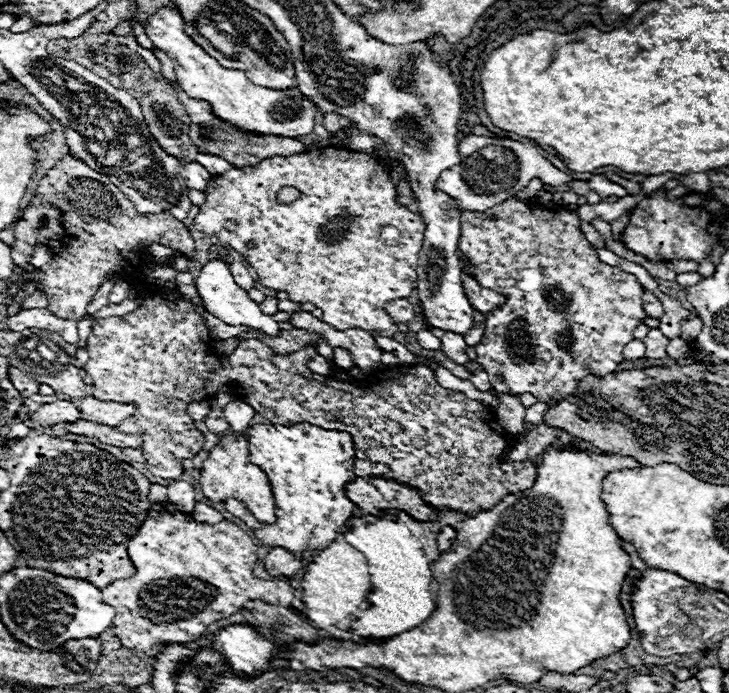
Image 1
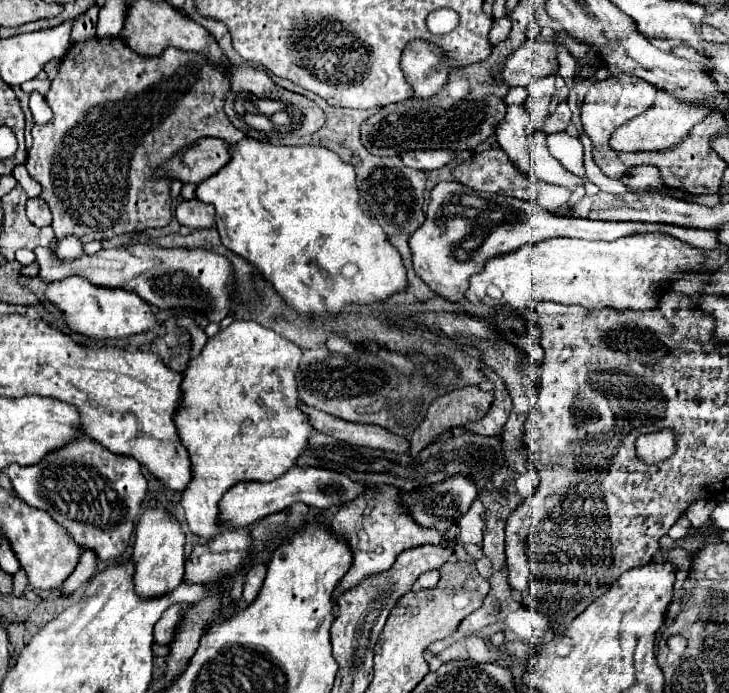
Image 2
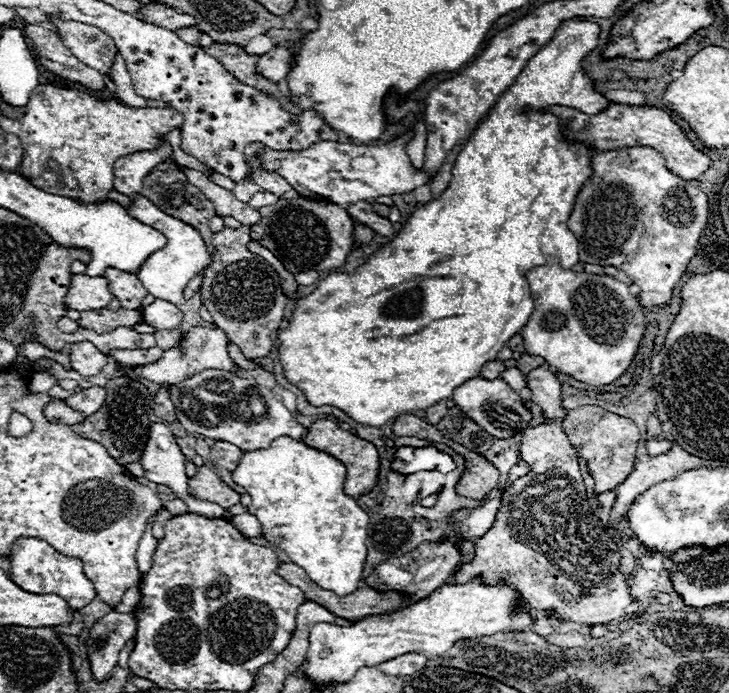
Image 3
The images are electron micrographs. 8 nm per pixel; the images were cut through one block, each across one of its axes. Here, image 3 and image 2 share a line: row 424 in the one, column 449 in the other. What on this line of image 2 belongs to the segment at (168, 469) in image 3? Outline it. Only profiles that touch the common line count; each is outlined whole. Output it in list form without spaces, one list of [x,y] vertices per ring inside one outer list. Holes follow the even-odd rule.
[[[420,150],[420,152],[406,152],[404,164],[414,170],[430,172],[436,168],[452,166],[456,160],[456,154],[450,150]]]

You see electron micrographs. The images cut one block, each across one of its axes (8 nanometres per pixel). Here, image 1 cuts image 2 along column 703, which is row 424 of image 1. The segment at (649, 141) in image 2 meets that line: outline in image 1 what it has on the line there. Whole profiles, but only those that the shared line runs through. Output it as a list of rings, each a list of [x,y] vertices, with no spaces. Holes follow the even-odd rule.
[[[86,396],[80,404],[80,412],[82,412],[84,420],[116,428],[116,426],[120,426],[122,420],[134,416],[136,406],[134,404],[122,404],[122,402],[100,402],[92,396]]]

